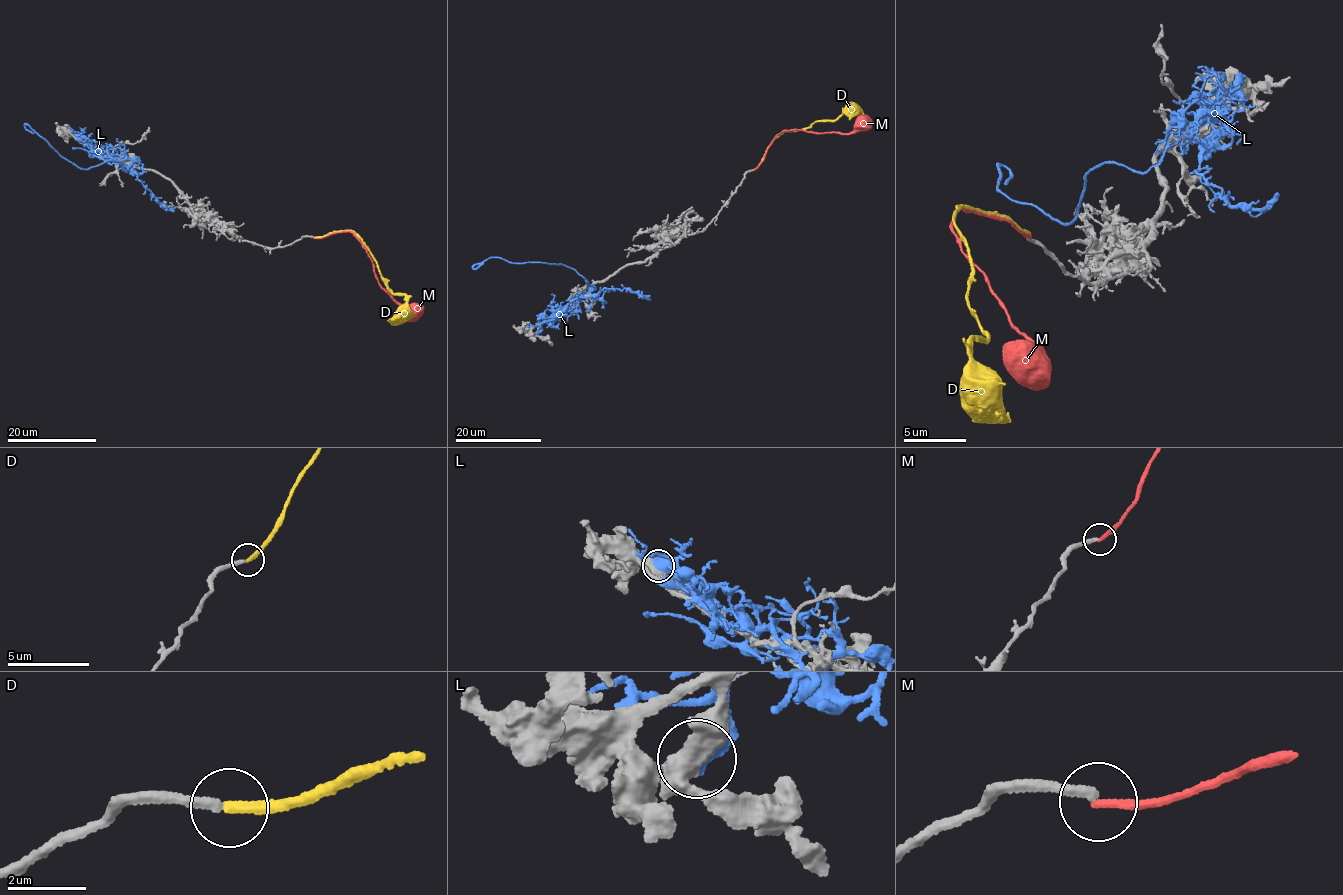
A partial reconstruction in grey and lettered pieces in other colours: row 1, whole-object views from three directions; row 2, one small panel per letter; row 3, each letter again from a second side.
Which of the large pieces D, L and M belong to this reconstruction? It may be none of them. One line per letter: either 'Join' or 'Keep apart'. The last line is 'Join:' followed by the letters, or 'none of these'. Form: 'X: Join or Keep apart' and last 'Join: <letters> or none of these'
D: Join
L: Keep apart
M: Keep apart
Join: D

